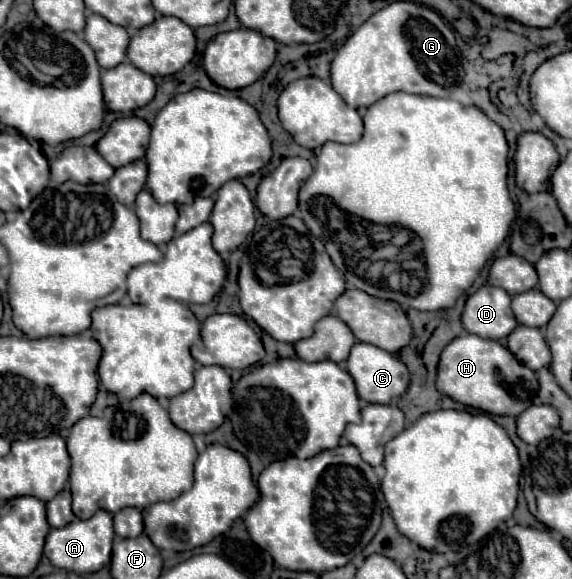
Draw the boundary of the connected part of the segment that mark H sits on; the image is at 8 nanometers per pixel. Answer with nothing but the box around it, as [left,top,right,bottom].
[436,335,538,415]

